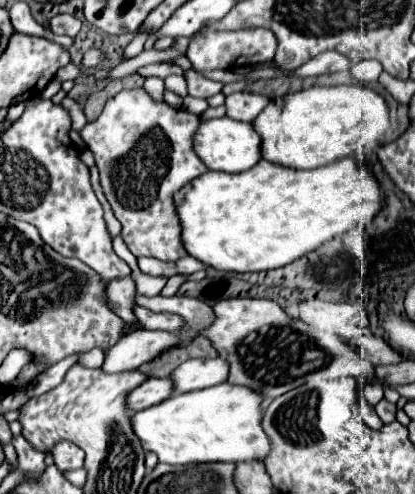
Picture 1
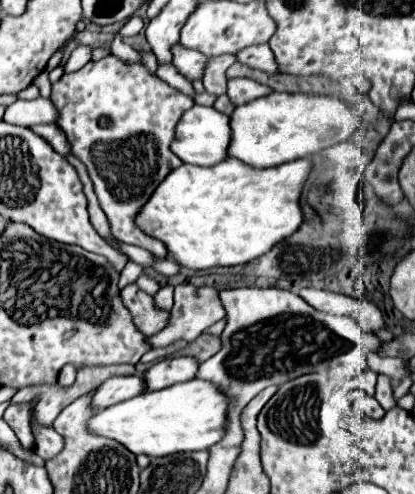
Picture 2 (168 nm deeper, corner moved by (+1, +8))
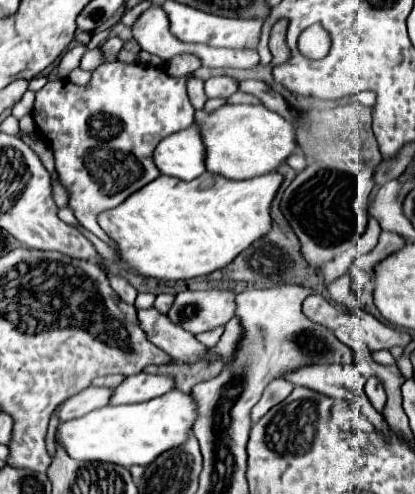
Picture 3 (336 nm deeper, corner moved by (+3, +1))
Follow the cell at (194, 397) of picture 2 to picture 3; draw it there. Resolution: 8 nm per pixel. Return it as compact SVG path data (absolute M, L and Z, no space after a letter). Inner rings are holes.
M178 389L156 399L134 405L106 405L84 417L58 425L58 439L70 457L78 461L108 461L122 467L146 467L164 451L186 443L196 419L196 403L192 395Z

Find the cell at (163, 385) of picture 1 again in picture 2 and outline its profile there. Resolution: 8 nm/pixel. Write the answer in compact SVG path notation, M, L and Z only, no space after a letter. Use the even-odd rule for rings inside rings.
M140 374L112 376L94 390L90 406L96 410L102 410L102 408L108 408L122 400L128 400L130 396L138 396L142 392L144 392L144 382L140 380Z

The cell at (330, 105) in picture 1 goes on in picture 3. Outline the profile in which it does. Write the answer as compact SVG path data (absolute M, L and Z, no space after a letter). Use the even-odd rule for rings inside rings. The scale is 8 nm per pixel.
M222 105L214 113L196 111L206 143L206 169L228 179L252 179L276 171L296 151L292 123L264 105Z

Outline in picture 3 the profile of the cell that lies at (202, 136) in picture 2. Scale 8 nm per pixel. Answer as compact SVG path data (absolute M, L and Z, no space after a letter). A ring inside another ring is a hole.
M198 123L176 131L162 139L154 151L154 163L162 175L172 175L184 181L196 179L206 171L206 145Z

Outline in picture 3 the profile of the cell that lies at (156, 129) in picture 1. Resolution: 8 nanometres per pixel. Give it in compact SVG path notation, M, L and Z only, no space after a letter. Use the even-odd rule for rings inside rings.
M112 61L100 65L92 73L92 81L86 87L74 85L72 81L48 81L38 93L32 111L34 123L42 139L54 151L56 171L60 183L70 191L70 207L74 209L78 221L92 231L98 239L116 247L116 243L106 235L98 223L102 211L122 205L134 191L160 177L158 167L154 167L154 147L178 129L188 127L194 121L194 107L186 95L186 77L170 77L164 69L154 69L148 65L128 65L122 61Z

